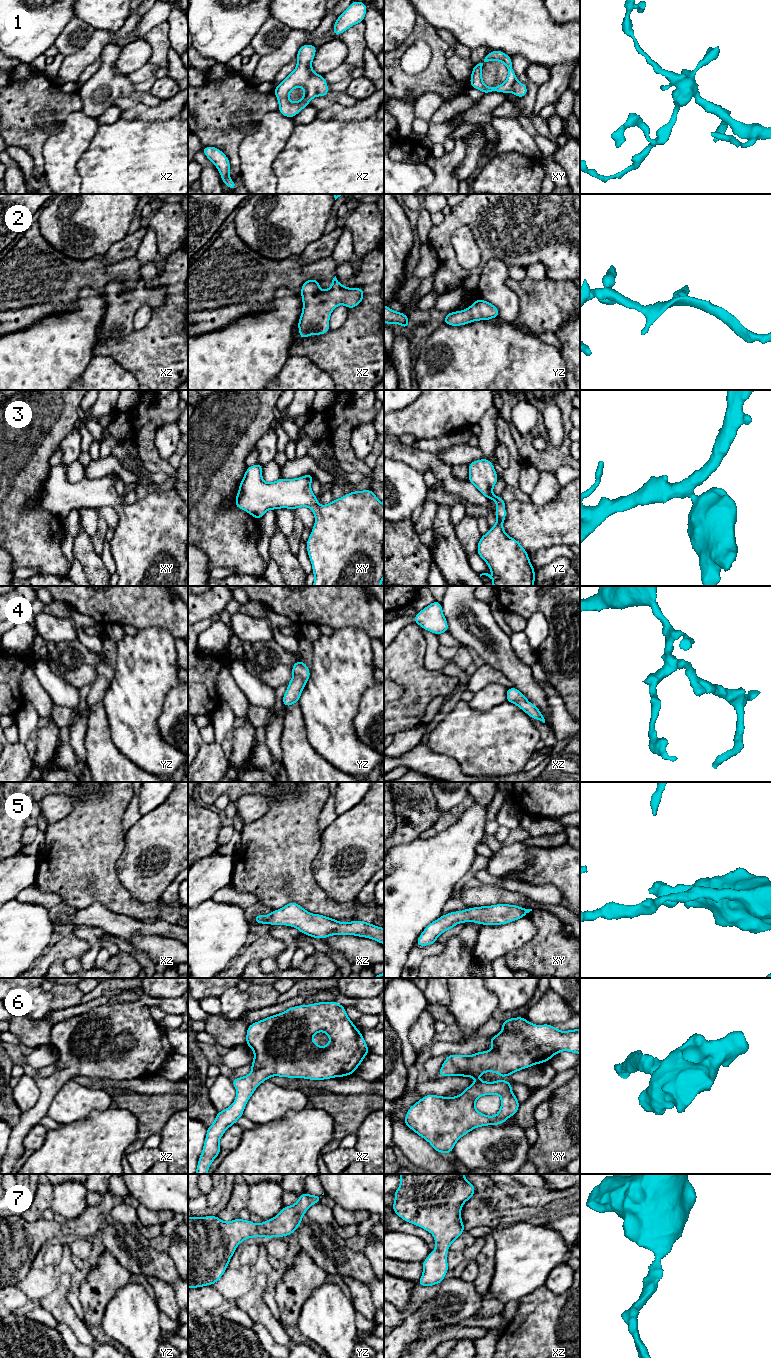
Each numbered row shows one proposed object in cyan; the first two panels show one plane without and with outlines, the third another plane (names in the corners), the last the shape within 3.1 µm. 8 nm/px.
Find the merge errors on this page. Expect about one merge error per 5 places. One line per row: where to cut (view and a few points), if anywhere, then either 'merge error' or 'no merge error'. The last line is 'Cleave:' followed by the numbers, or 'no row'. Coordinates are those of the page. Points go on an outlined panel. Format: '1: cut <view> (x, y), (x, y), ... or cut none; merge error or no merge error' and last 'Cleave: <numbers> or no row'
1: cut none; no merge error
2: cut none; no merge error
3: cut none; no merge error
4: cut none; no merge error
5: cut none; no merge error
6: cut none; no merge error
7: cut none; no merge error
Cleave: no row

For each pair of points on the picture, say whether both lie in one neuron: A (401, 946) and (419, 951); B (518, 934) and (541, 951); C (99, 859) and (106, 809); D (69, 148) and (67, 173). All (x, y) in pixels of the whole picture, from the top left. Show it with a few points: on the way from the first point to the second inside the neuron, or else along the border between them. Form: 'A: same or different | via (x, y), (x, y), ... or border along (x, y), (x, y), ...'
A: different | border along (414, 945), (403, 967)
B: different | border along (530, 919), (536, 928), (536, 934), (507, 953)
C: same | via (99, 847), (99, 821)
D: same | via (67, 154), (67, 167)

